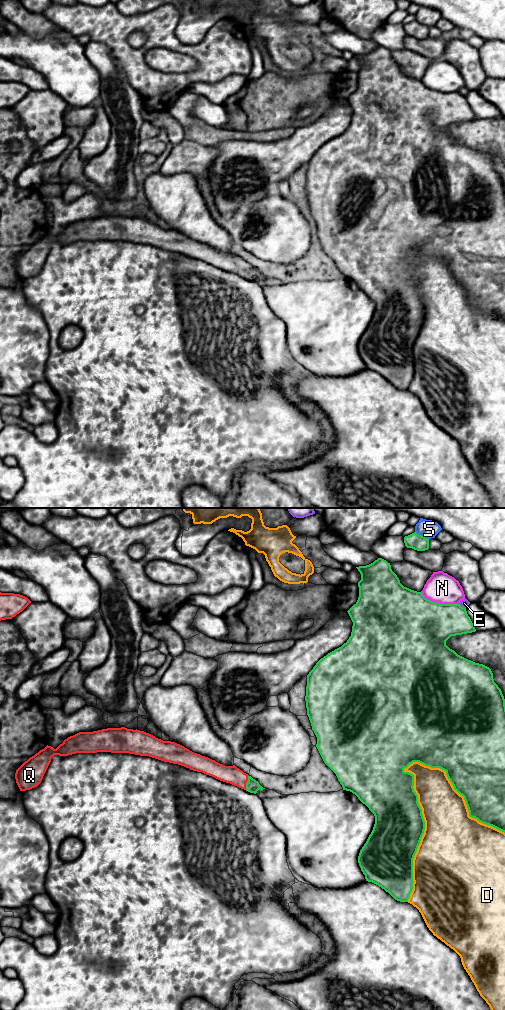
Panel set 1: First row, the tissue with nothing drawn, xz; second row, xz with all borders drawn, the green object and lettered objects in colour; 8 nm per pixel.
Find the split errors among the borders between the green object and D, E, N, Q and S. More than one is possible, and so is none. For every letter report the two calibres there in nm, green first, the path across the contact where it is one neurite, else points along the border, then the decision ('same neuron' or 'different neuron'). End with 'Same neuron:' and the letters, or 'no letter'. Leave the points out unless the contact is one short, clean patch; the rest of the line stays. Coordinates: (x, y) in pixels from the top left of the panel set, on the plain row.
D: 400 nm thick on the green side, 460 nm on the other; different neuron
E: 320 nm thick on the green side, 70 nm on the other; different neuron
N: 460 nm thick on the green side, 240 nm on the other; different neuron
Q: 110 nm thick on the green side, 140 nm on the other; runs through xz (252, 274), (247, 270), (230, 262); same neuron
S: 130 nm thick on the green side, 150 nm on the other; different neuron
Same neuron: Q

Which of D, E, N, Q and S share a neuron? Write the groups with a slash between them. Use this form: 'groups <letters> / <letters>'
groups D / E / N / Q / S

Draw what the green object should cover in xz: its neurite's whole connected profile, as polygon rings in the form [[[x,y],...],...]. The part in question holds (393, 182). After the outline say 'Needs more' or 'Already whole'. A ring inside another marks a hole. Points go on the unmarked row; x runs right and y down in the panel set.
[[[382,46],[356,56],[361,62],[361,68],[358,70],[358,88],[347,99],[353,110],[351,124],[341,135],[321,146],[307,163],[305,184],[307,203],[317,225],[316,235],[324,251],[336,262],[343,278],[355,282],[375,304],[373,318],[358,344],[358,351],[366,369],[378,373],[395,388],[408,390],[414,371],[413,347],[424,322],[425,309],[418,291],[418,283],[413,276],[414,263],[405,260],[404,257],[413,250],[419,250],[431,256],[444,258],[454,277],[464,285],[469,304],[505,321],[505,187],[501,177],[494,170],[493,161],[489,155],[458,143],[446,133],[446,129],[451,124],[476,119],[465,96],[459,92],[432,90],[421,80],[404,75],[392,59],[390,51]]]. Already whole

